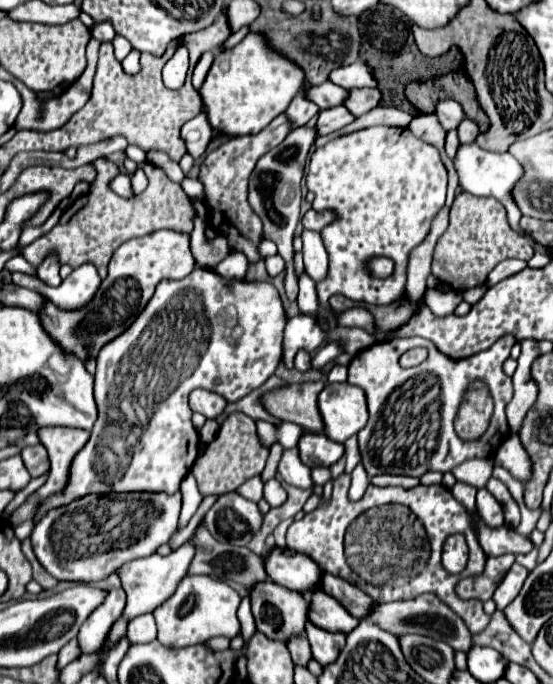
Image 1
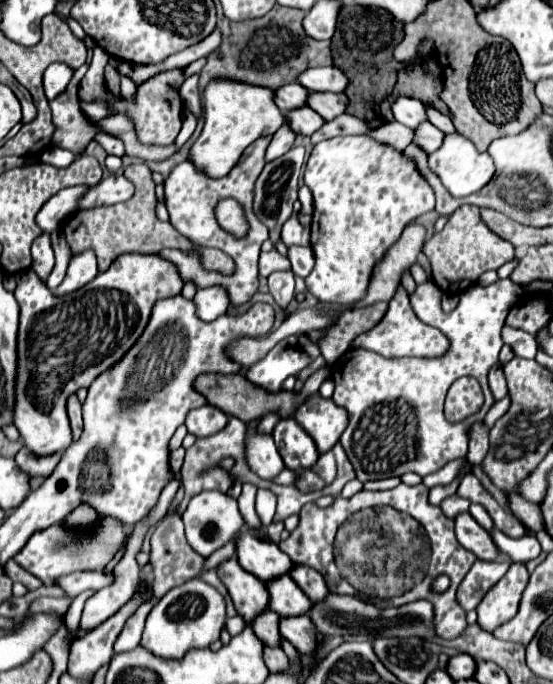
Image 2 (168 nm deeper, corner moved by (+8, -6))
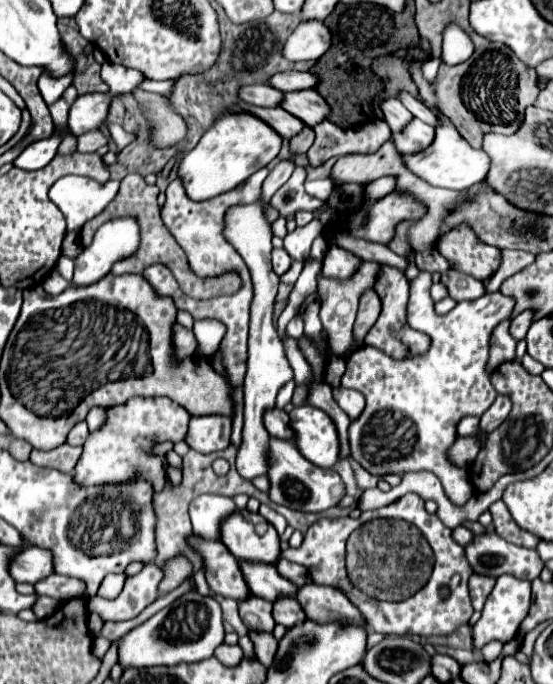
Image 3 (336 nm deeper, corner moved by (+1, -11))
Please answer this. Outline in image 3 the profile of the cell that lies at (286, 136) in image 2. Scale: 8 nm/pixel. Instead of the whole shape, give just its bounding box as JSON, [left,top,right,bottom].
[224,161,294,479]

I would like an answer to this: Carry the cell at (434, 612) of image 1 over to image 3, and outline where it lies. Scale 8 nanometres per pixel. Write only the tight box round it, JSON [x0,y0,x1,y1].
[296,583,364,625]

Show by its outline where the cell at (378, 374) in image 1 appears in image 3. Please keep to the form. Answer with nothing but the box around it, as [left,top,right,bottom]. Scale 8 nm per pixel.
[342,271,514,507]

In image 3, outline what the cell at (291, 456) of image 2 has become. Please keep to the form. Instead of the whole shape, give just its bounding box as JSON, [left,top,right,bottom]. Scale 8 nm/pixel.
[264,407,290,441]

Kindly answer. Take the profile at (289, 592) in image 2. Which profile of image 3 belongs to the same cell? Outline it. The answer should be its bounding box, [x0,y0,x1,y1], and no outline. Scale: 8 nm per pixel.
[238,559,296,601]

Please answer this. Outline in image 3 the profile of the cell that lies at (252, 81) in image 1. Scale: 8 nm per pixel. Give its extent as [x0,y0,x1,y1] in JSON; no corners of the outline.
[178,115,280,201]

